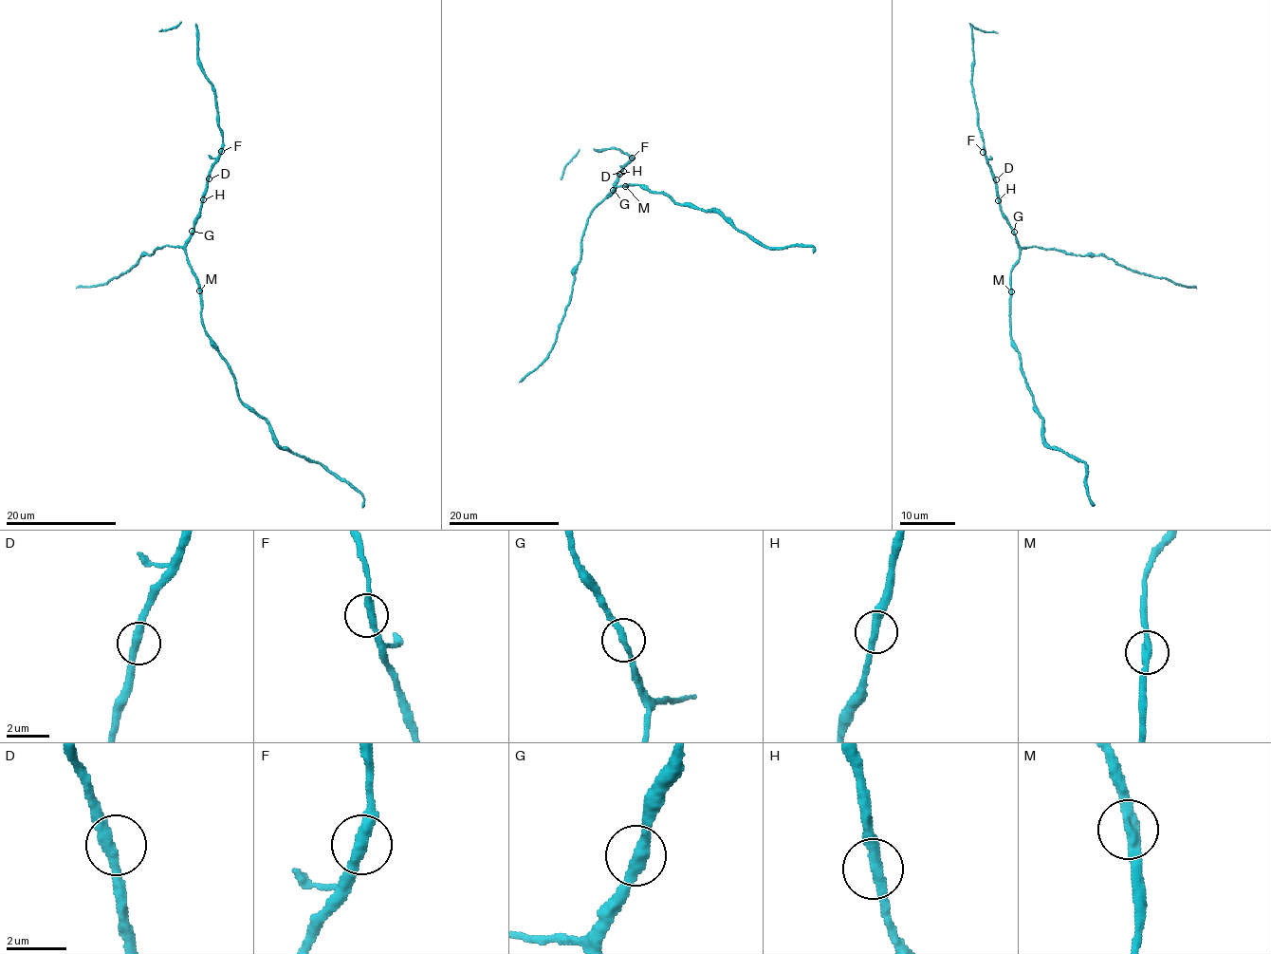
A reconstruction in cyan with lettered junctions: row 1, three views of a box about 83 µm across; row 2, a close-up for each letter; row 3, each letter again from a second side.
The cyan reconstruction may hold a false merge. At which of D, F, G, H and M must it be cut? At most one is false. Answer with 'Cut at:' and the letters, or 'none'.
Cut at: none

